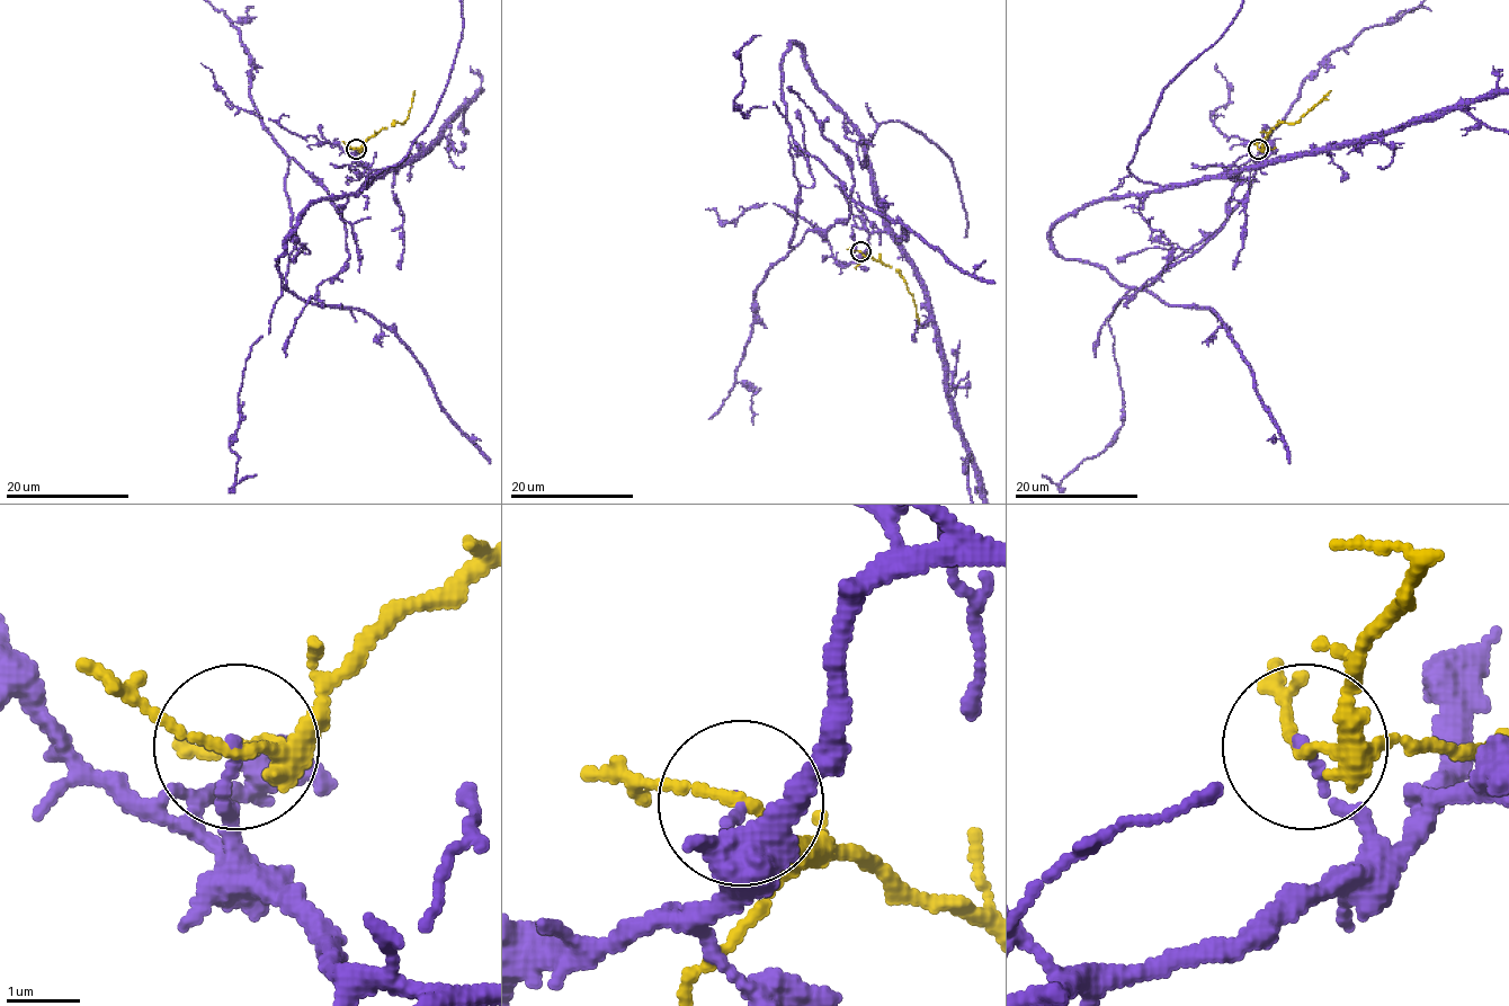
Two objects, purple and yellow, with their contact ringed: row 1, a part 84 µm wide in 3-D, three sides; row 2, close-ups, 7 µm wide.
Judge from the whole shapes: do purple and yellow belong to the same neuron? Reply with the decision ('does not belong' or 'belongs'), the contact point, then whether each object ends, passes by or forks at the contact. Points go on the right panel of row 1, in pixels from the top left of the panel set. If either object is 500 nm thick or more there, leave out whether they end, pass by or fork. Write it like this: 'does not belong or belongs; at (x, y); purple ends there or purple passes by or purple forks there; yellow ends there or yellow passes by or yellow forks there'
does not belong; at (1258, 149); purple ends there; yellow forks there

